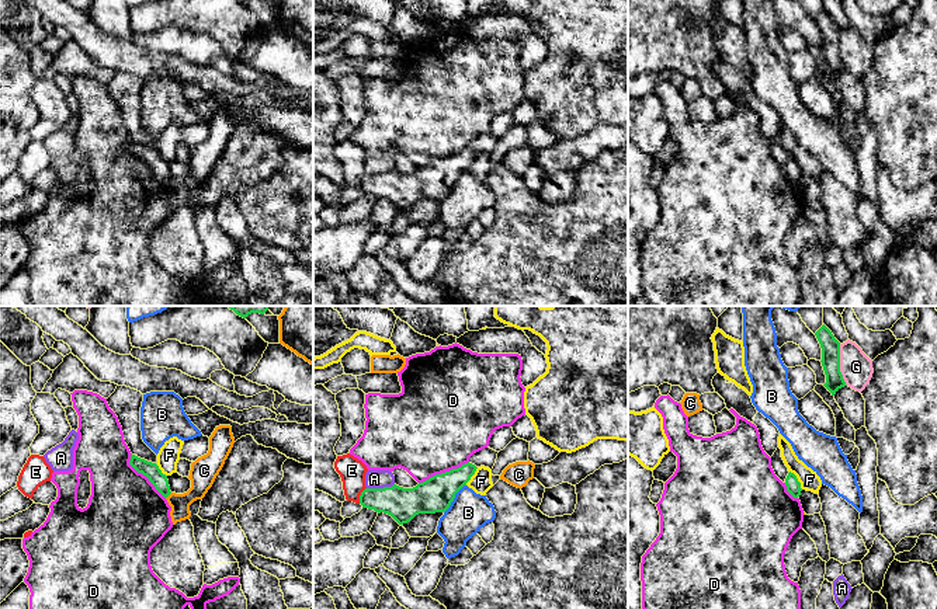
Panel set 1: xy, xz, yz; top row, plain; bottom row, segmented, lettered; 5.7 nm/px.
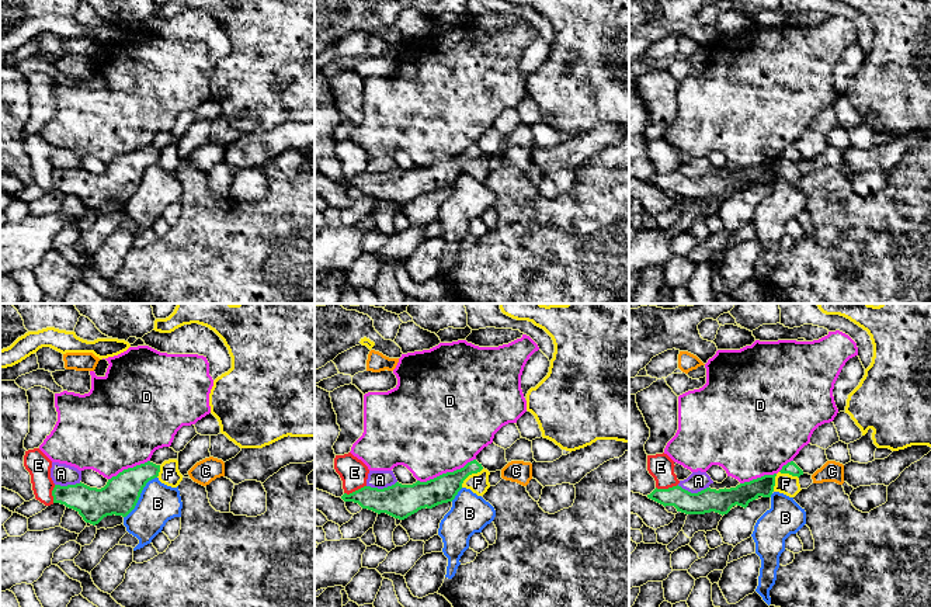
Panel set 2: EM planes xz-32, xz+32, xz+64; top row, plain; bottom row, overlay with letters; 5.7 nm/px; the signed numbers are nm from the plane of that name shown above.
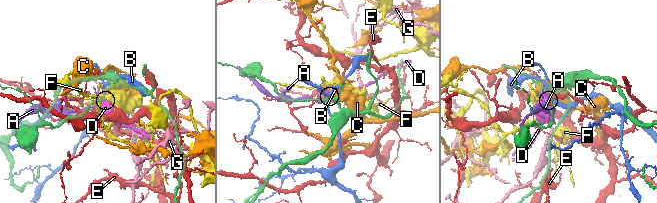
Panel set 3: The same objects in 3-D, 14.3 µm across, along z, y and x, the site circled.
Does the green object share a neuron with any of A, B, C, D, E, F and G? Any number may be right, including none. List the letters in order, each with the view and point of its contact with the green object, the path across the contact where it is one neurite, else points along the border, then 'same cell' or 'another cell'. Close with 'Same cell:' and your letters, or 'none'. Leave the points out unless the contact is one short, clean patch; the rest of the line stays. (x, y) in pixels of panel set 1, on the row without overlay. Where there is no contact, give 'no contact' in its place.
A: meets green in xz at (379, 174); another cell
B: meets green in xz at (454, 183); another cell
C: meets green in xy at (169, 180); another cell
D: meets green in xz at (443, 159); border along xz (468, 146), (419, 169); another cell
E: meets green in xz at (360, 181); border along xz (365, 173), (358, 188); another cell
F: meets green in yz at (797, 166); border along yz (790, 156), (802, 174); another cell
G: meets green in yz at (839, 51); border along yz (839, 30), (839, 56), (847, 70); another cell
Same cell: none

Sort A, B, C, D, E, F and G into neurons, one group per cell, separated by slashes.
A / B / C / D / E / F / G

